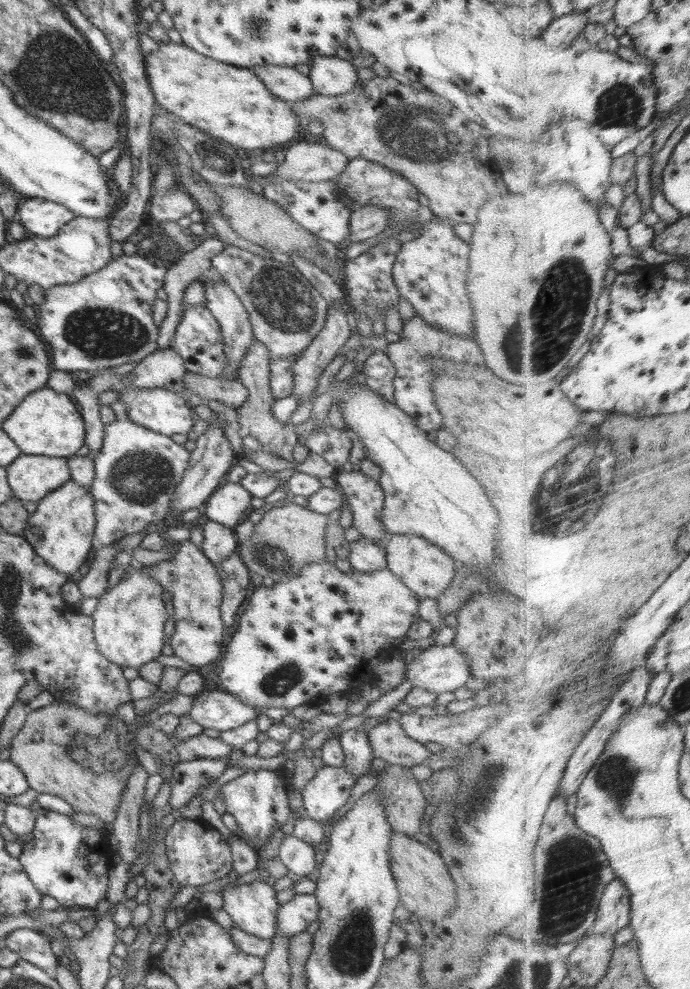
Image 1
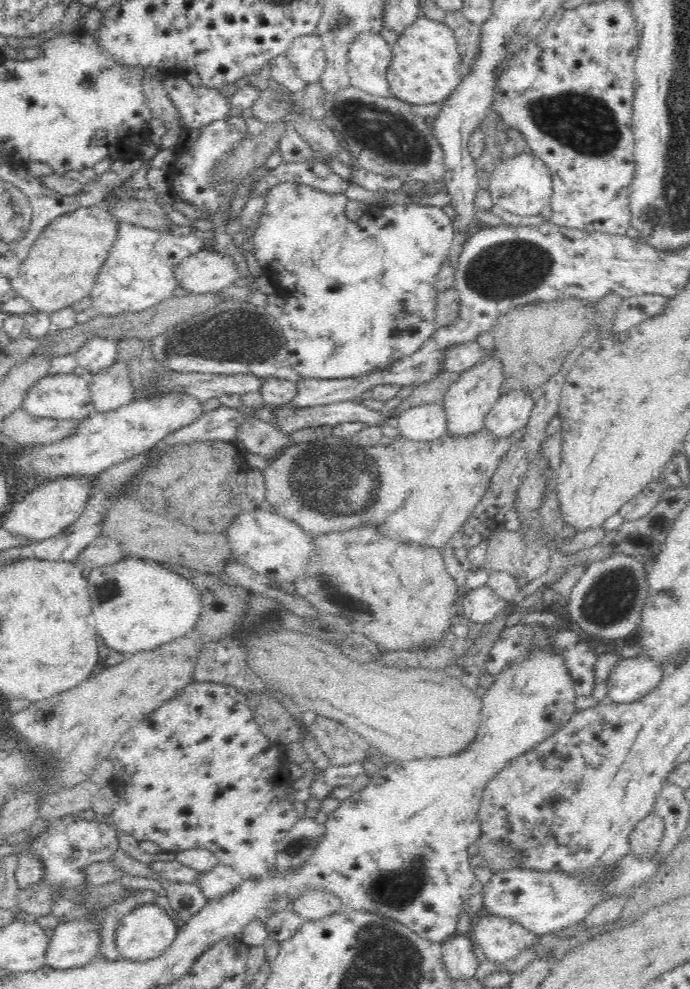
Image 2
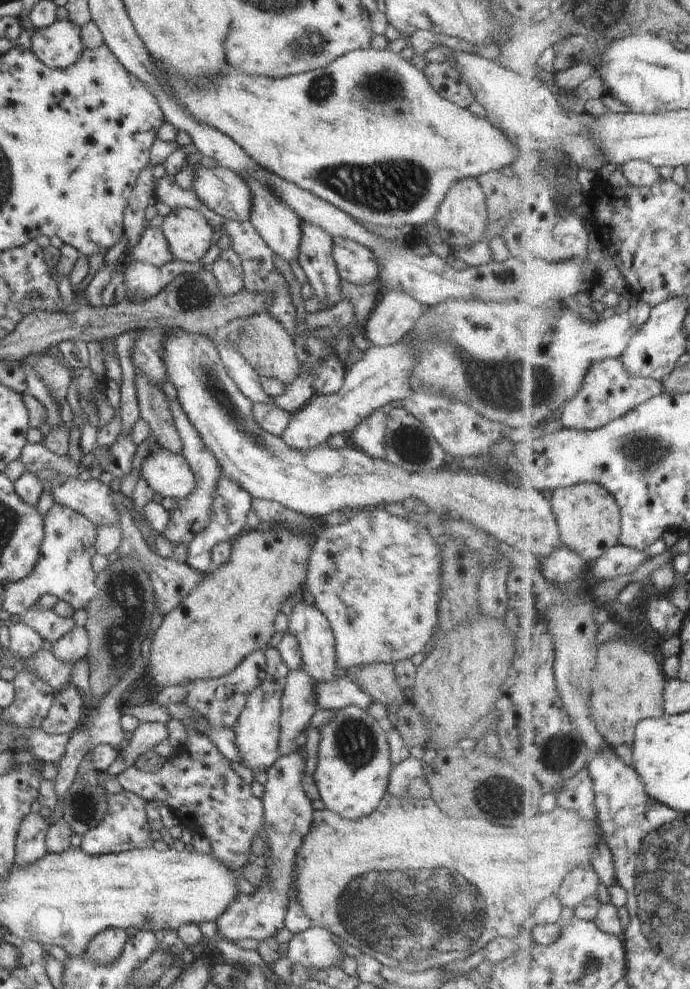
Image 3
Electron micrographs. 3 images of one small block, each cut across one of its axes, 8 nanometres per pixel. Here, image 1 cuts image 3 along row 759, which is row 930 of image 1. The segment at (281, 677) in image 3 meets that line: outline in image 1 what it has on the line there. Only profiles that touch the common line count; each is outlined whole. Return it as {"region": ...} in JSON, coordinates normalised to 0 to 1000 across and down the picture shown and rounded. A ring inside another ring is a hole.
{"region":[[[372,891],[364,894],[343,894],[323,900],[322,908],[323,919],[348,940],[386,949],[400,945],[400,924],[406,914],[400,910],[400,901],[396,896]]]}

